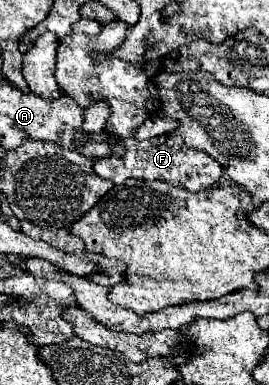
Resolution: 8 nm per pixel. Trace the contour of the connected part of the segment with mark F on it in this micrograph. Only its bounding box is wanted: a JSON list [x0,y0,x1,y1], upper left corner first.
[93,134,223,192]

